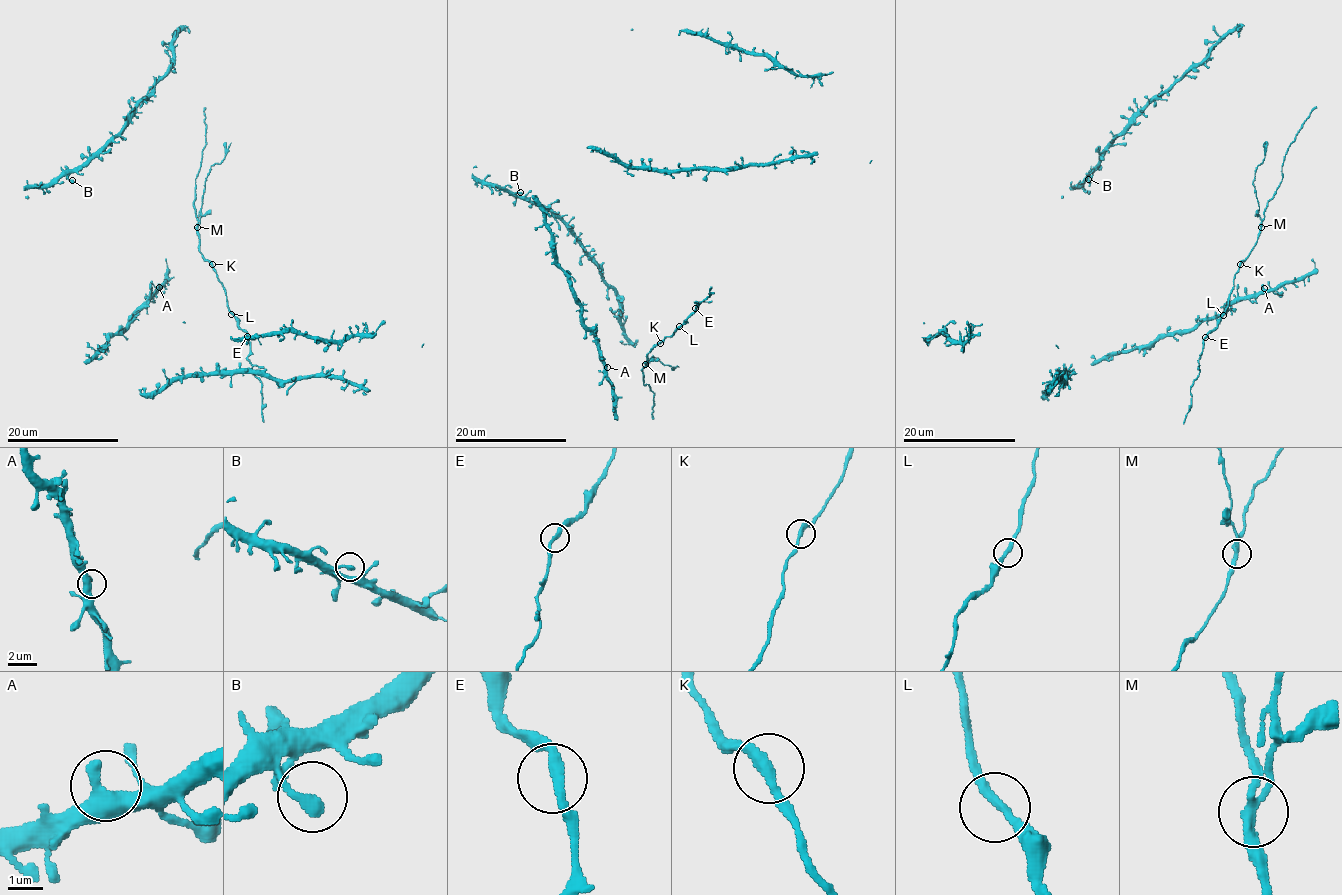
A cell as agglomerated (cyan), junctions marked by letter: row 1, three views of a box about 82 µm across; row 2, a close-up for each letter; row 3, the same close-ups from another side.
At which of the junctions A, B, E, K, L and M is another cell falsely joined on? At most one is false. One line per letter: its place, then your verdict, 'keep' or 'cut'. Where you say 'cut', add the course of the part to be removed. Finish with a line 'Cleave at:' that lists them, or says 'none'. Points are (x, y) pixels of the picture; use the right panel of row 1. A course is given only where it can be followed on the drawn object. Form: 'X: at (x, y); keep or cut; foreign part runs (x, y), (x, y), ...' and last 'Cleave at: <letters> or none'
A: at (1264, 288); keep
B: at (1088, 179); keep
E: at (1205, 337); keep
K: at (1240, 264); keep
L: at (1223, 315); keep
M: at (1261, 227); cut; foreign part runs (1261, 227), (1253, 179), (1256, 168), (1264, 157), (1264, 141)
Cleave at: M

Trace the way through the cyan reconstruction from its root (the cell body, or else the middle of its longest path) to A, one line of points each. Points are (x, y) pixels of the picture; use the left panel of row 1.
A: (113, 335), (132, 319), (159, 287)

